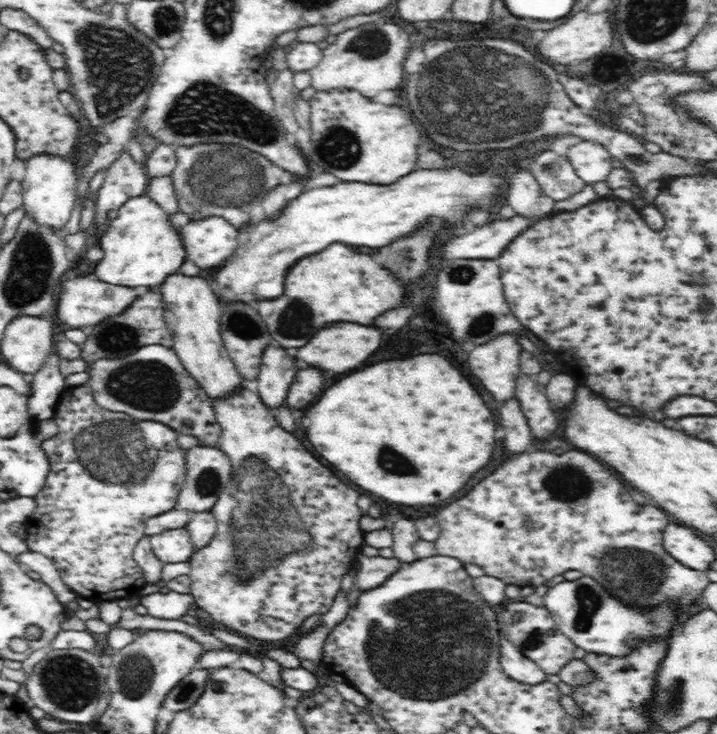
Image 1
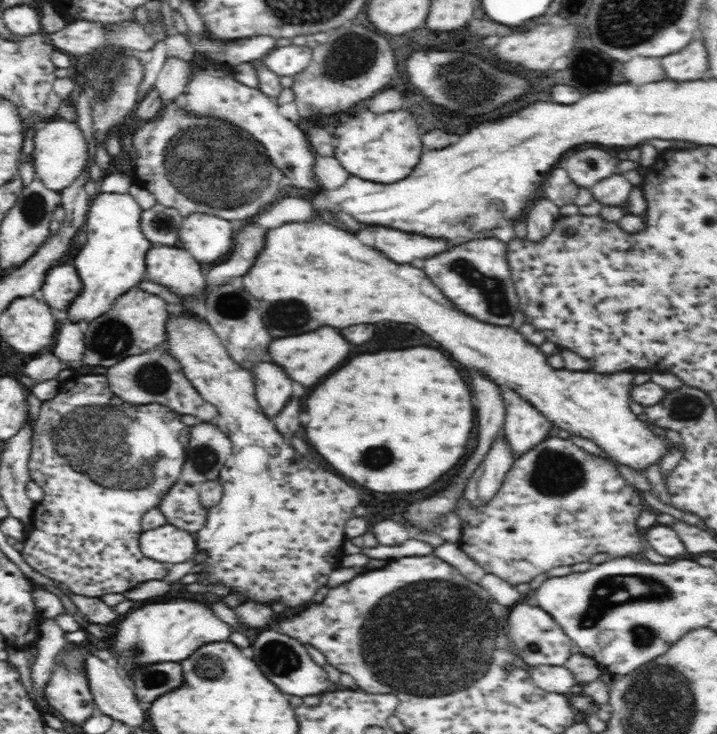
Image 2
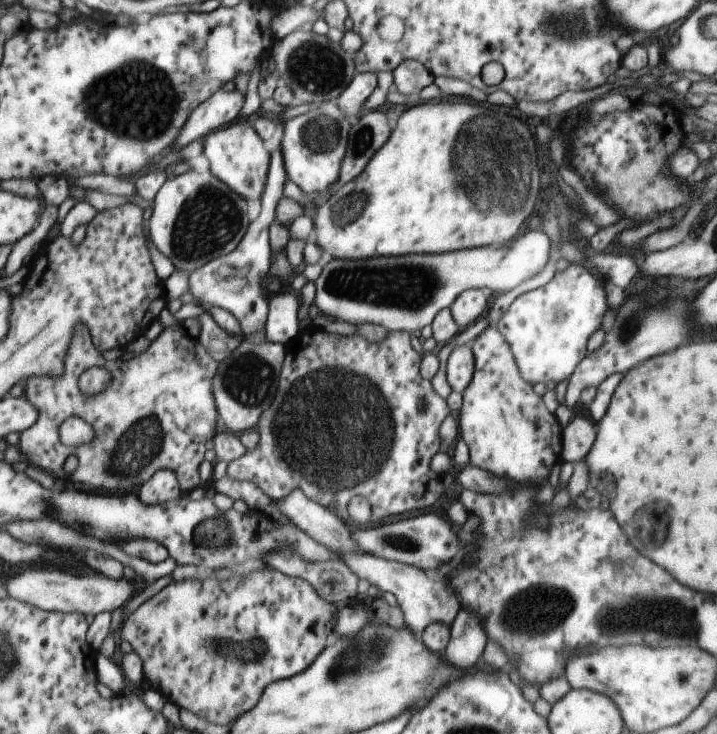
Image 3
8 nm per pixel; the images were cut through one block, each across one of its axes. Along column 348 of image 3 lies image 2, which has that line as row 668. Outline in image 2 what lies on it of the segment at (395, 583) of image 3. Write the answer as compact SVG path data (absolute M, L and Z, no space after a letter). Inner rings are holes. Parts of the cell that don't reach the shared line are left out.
M565 665L527 667L527 670L542 690L565 695L577 691L578 682Z

